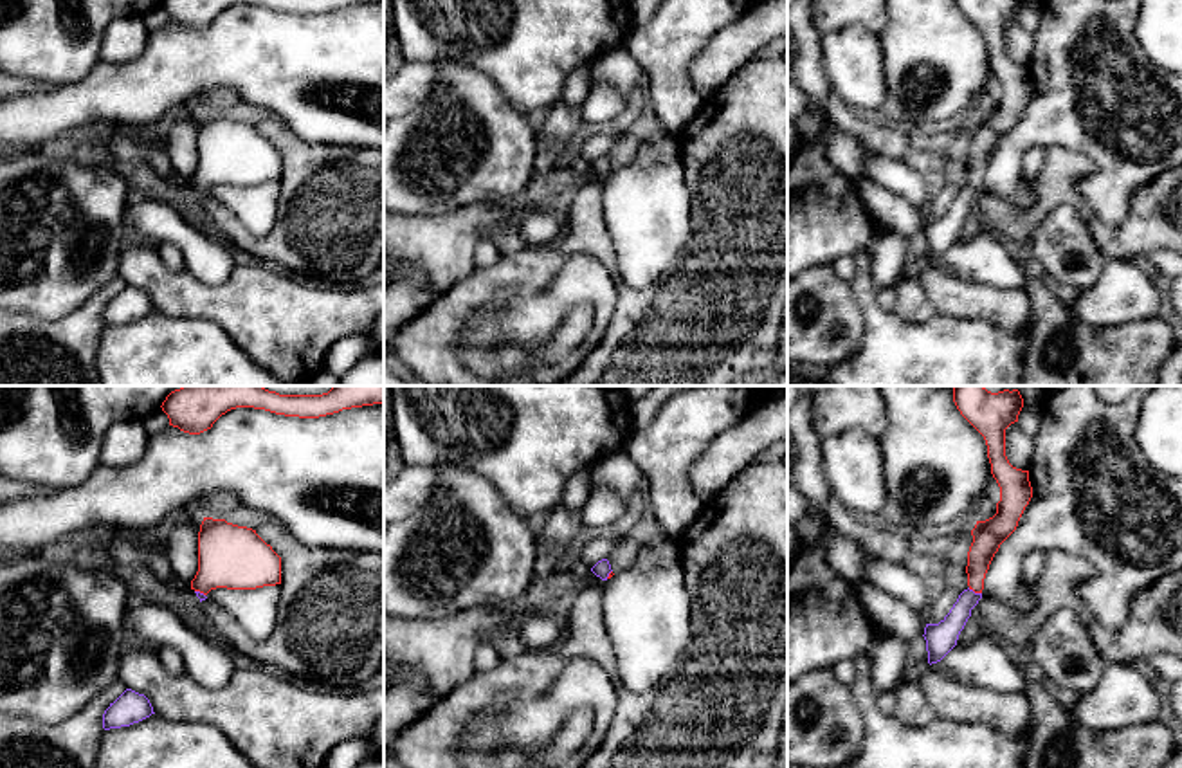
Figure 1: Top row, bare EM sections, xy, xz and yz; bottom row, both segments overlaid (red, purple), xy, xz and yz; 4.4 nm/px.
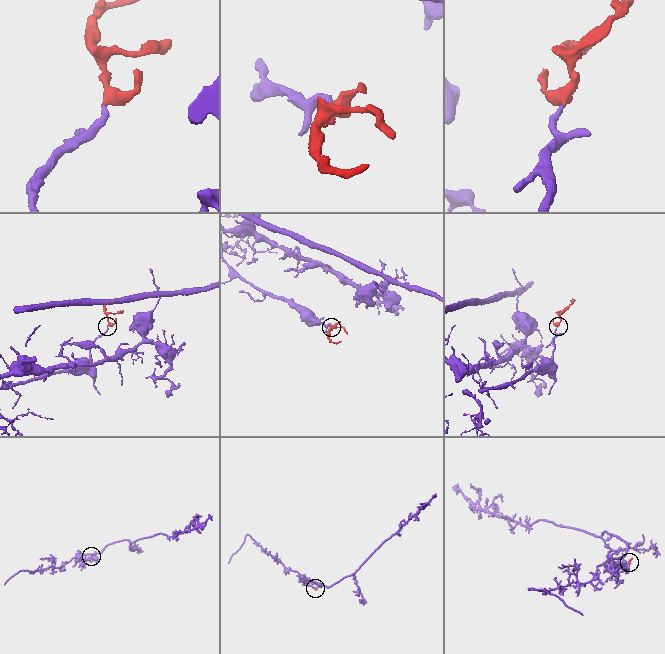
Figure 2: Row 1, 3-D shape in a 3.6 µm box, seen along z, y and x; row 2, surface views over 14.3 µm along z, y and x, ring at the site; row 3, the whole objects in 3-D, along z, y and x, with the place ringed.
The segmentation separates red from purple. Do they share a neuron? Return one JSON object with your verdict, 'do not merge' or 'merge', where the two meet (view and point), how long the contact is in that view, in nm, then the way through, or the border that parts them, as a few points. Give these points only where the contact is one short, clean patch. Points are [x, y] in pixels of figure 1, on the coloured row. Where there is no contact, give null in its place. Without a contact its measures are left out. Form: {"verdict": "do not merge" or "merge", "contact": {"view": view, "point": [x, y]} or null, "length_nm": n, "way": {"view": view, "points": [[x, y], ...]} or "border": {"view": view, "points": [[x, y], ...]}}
{"verdict": "merge", "contact": {"view": "yz", "point": [975, 592]}, "length_nm": 70, "way": {"view": "yz", "points": [[988, 538], [975, 570], [975, 592], [943, 637]]}}

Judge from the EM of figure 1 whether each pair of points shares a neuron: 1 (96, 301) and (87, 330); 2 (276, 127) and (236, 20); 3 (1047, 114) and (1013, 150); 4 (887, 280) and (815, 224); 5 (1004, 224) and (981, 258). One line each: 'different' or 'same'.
1: same
2: different
3: same
4: same
5: different

